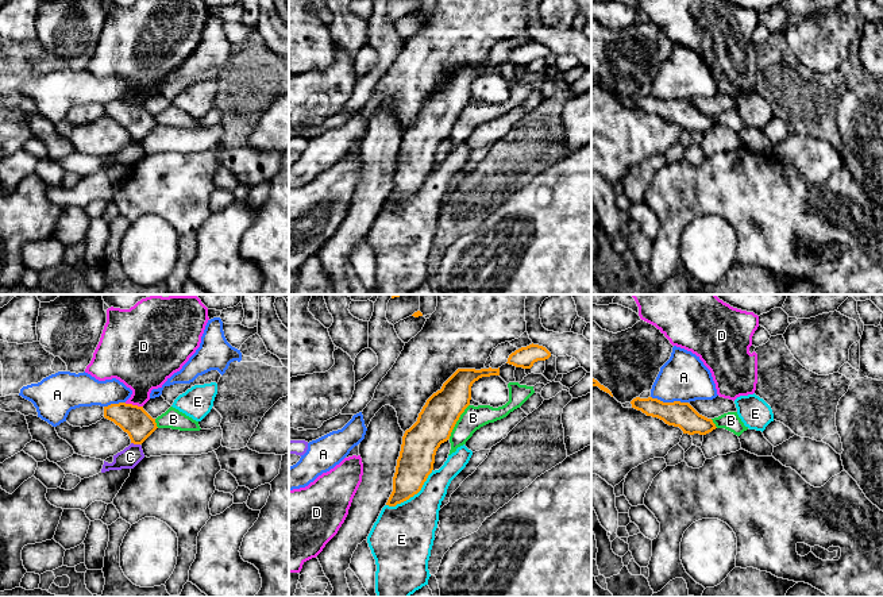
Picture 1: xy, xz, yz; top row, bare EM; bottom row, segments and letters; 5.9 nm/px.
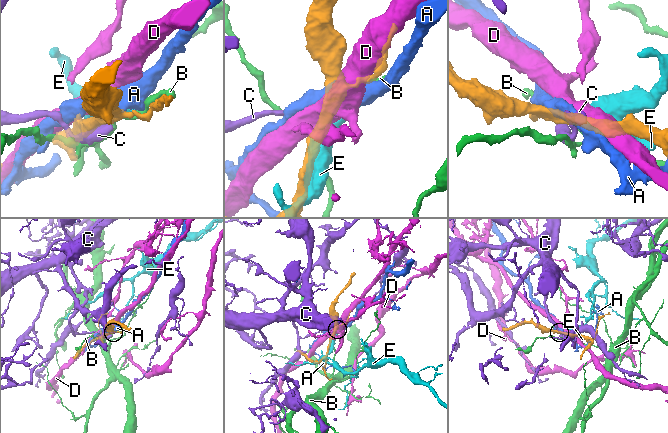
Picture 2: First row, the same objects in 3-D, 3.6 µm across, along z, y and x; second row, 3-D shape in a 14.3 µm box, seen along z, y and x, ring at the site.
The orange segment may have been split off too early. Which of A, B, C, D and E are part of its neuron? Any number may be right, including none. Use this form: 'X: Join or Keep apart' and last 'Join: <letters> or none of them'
A: Keep apart
B: Keep apart
C: Keep apart
D: Keep apart
E: Keep apart
Join: none of them

